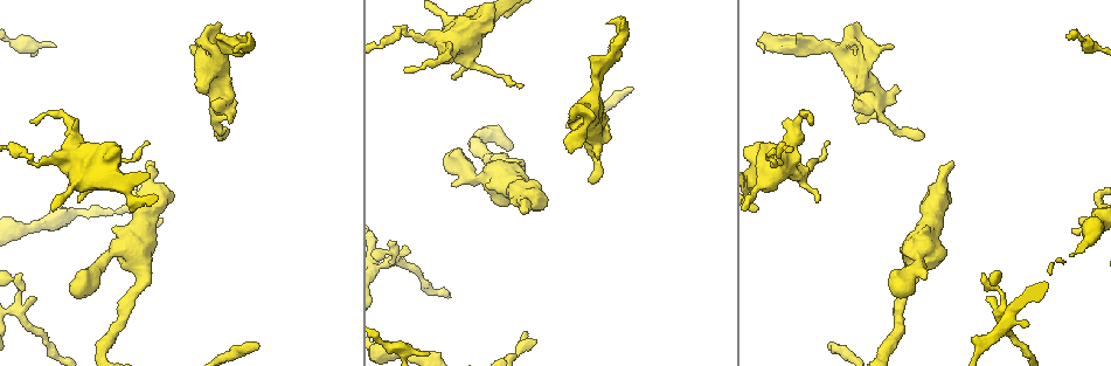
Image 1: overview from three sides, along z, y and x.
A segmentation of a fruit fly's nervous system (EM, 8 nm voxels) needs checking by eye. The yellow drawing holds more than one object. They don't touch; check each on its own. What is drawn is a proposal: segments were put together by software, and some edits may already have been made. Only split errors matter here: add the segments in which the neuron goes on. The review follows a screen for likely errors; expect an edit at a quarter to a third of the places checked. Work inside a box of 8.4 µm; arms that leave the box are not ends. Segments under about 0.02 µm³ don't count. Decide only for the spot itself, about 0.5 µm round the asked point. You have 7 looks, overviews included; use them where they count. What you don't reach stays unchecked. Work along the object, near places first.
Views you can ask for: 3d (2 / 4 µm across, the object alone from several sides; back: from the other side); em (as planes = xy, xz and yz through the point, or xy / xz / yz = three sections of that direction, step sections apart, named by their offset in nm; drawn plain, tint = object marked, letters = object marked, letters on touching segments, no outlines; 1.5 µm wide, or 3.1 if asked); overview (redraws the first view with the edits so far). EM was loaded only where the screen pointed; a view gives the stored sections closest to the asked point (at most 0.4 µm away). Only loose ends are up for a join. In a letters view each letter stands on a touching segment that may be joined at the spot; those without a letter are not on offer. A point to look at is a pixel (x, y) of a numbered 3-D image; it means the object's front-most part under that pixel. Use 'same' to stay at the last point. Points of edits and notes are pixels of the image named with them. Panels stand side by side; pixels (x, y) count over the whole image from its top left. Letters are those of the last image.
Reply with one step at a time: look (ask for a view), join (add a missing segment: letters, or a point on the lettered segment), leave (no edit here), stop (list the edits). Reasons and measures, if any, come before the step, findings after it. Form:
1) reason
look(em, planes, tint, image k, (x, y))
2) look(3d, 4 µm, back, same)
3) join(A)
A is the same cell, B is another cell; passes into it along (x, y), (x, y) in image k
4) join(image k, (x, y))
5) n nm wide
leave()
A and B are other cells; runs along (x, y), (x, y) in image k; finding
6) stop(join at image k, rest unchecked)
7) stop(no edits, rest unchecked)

thick end
look(em, planes, letters, image 1, (521, 212))

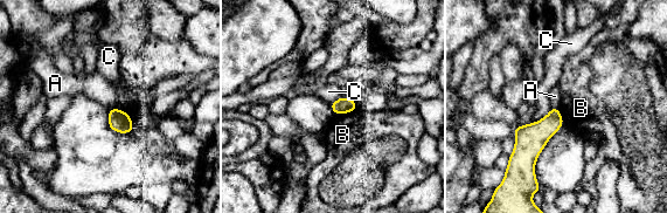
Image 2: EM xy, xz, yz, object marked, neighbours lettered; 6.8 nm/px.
leave()
A, B and C are other cells; border along (109, 108), (119, 108), (122, 110) in image 2; none of them fits

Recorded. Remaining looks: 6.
branch stops here
look(em, planes, letters, image 1, (573, 152))

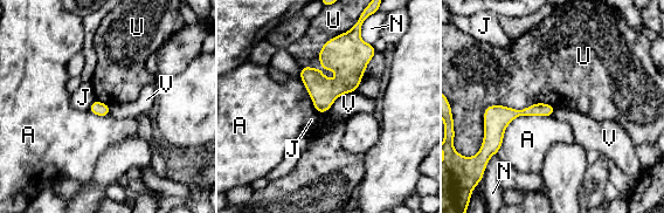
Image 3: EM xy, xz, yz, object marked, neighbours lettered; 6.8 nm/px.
U touches over 600 nm
leave()
A, J, N, U and V are other cells; no lettered segment goes on from it

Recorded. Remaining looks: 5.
thin end
look(em, planes, letters, image 1, (922, 133))

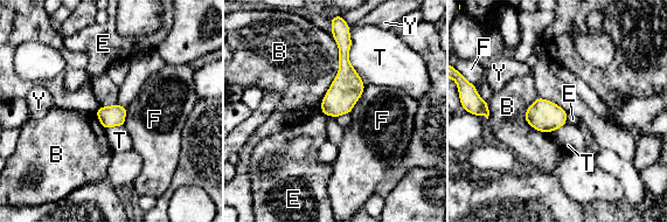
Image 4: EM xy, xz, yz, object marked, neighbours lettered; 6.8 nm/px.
B touches over 480 nm
leave()
B, E, F, T and Y are other cells; no lettered segment goes on from it

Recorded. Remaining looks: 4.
stop(no edits, rest unchecked)

